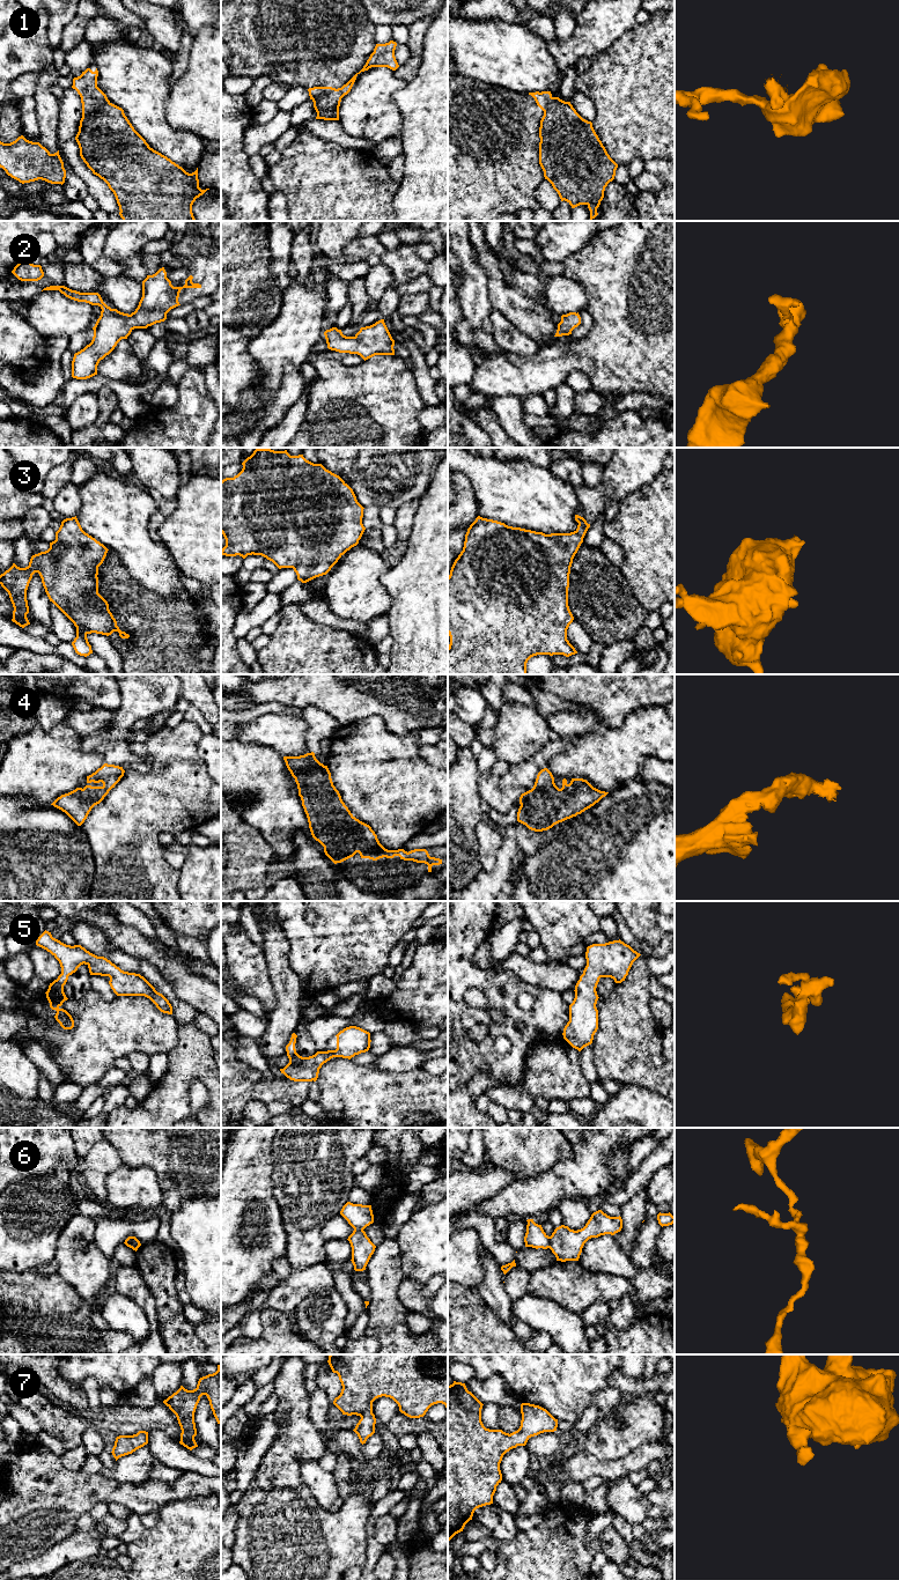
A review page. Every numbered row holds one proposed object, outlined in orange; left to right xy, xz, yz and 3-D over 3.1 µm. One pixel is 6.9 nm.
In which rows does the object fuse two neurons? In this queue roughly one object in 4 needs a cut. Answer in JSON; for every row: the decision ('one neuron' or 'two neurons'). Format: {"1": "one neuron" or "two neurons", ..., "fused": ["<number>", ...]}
{"1": "two neurons", "2": "one neuron", "3": "one neuron", "4": "one neuron", "5": "one neuron", "6": "two neurons", "7": "one neuron", "fused": ["1", "6"]}

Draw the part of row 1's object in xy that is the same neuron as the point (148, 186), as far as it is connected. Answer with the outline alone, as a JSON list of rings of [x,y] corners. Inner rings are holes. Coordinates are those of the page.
[[[108,103],[91,115],[82,115],[75,140],[83,162],[113,192],[123,221],[197,221],[192,205],[209,190],[199,187],[198,168],[189,173],[150,148],[121,108]]]

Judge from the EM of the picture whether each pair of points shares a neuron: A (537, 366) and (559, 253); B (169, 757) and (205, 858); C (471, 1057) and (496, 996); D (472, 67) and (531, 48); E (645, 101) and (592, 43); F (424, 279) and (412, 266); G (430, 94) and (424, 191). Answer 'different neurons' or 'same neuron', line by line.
A: different neurons
B: different neurons
C: same neuron
D: same neuron
E: different neurons
F: different neurons
G: same neuron

